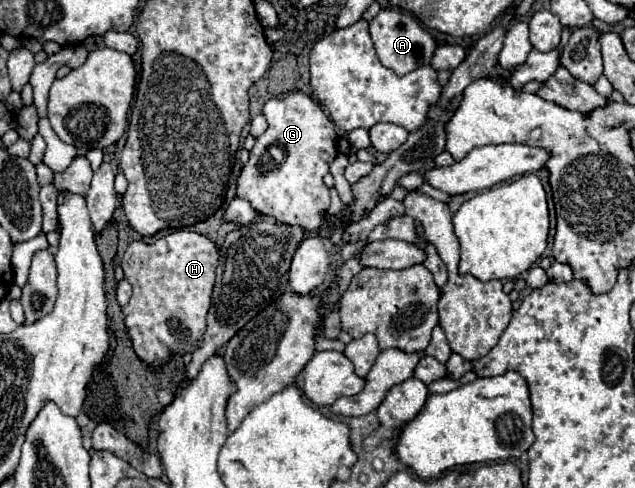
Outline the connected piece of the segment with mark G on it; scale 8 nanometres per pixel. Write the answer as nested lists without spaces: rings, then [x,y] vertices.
[[[293,92],[285,98],[273,98],[265,102],[263,116],[269,122],[269,128],[257,138],[251,150],[251,158],[241,170],[241,176],[237,180],[237,198],[249,200],[255,210],[265,216],[273,216],[283,224],[301,226],[309,232],[315,232],[317,228],[321,228],[321,214],[329,208],[329,188],[323,184],[323,178],[329,172],[331,162],[339,154],[337,130],[323,112],[323,108],[303,92]]]

